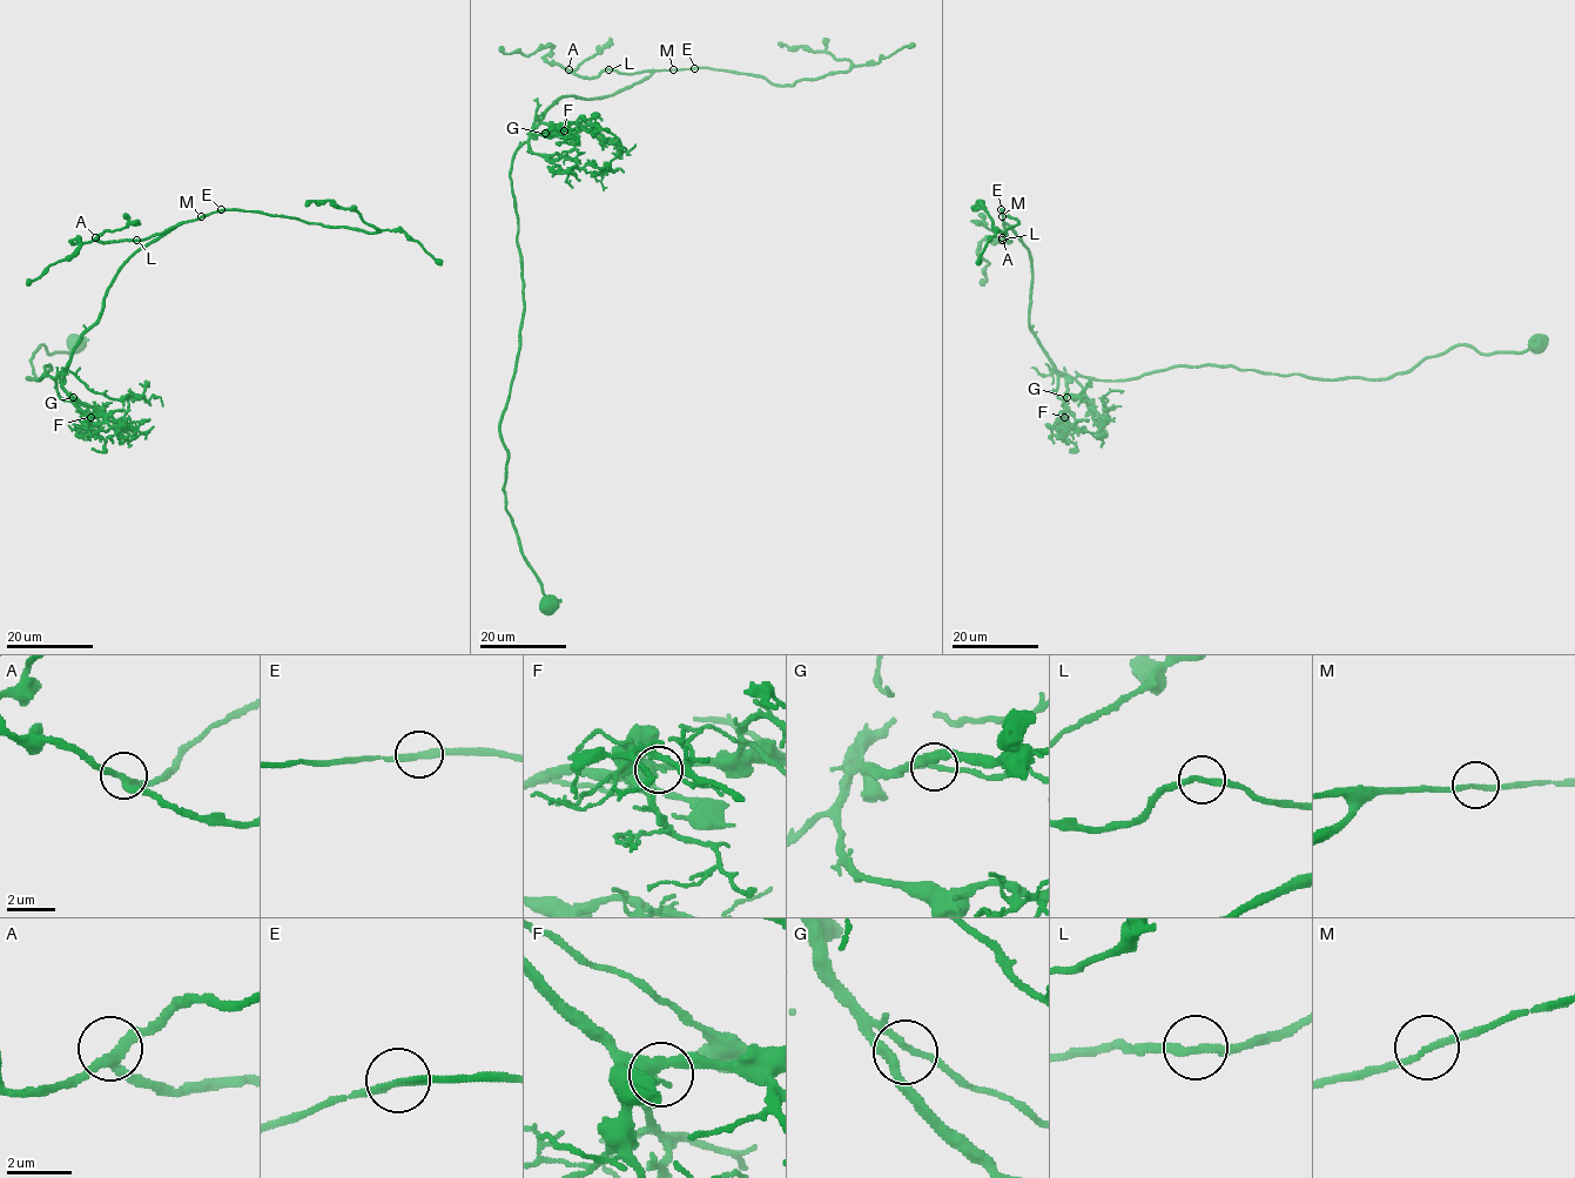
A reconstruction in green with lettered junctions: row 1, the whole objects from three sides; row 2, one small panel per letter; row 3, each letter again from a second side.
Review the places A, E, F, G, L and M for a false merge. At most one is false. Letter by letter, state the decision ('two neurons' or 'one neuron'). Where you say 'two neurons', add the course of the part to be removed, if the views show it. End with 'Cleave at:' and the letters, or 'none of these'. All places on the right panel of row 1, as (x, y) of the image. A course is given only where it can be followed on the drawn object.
A: one neuron
E: one neuron
F: one neuron
G: one neuron
L: one neuron
M: one neuron
Cleave at: none of these

